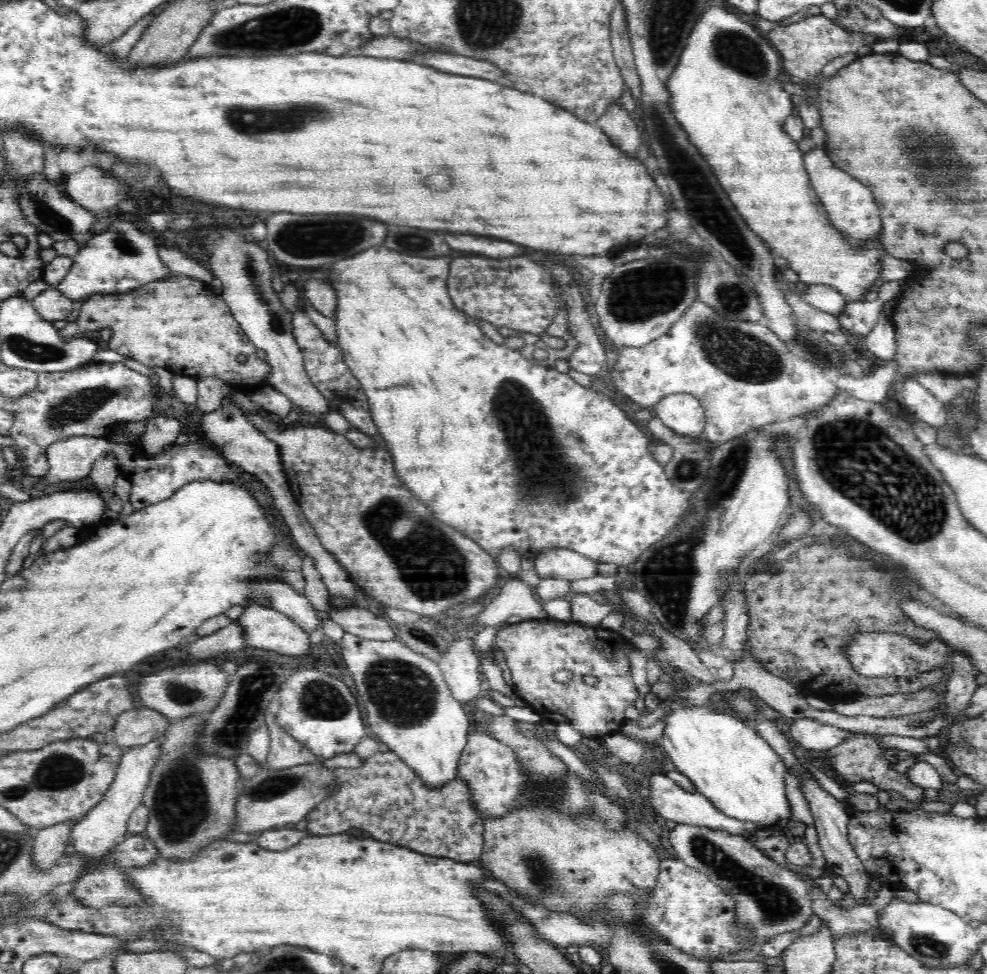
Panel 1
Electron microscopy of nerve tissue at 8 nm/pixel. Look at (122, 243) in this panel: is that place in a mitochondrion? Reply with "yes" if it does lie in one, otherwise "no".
yes

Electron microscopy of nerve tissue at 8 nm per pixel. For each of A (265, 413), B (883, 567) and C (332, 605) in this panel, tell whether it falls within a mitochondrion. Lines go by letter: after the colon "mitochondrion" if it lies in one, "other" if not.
A: other
B: other
C: other

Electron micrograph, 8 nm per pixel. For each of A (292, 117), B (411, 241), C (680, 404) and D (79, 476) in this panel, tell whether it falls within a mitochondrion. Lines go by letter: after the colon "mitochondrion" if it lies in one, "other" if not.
A: mitochondrion
B: mitochondrion
C: other
D: other

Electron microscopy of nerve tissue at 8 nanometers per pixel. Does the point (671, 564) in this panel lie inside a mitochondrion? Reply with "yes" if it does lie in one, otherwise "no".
yes

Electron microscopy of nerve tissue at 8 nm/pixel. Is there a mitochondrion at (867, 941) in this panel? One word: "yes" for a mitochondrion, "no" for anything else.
no

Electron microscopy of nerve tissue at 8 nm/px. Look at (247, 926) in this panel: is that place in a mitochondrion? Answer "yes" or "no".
no

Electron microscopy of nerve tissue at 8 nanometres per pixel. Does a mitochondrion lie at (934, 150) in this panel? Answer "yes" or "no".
yes

